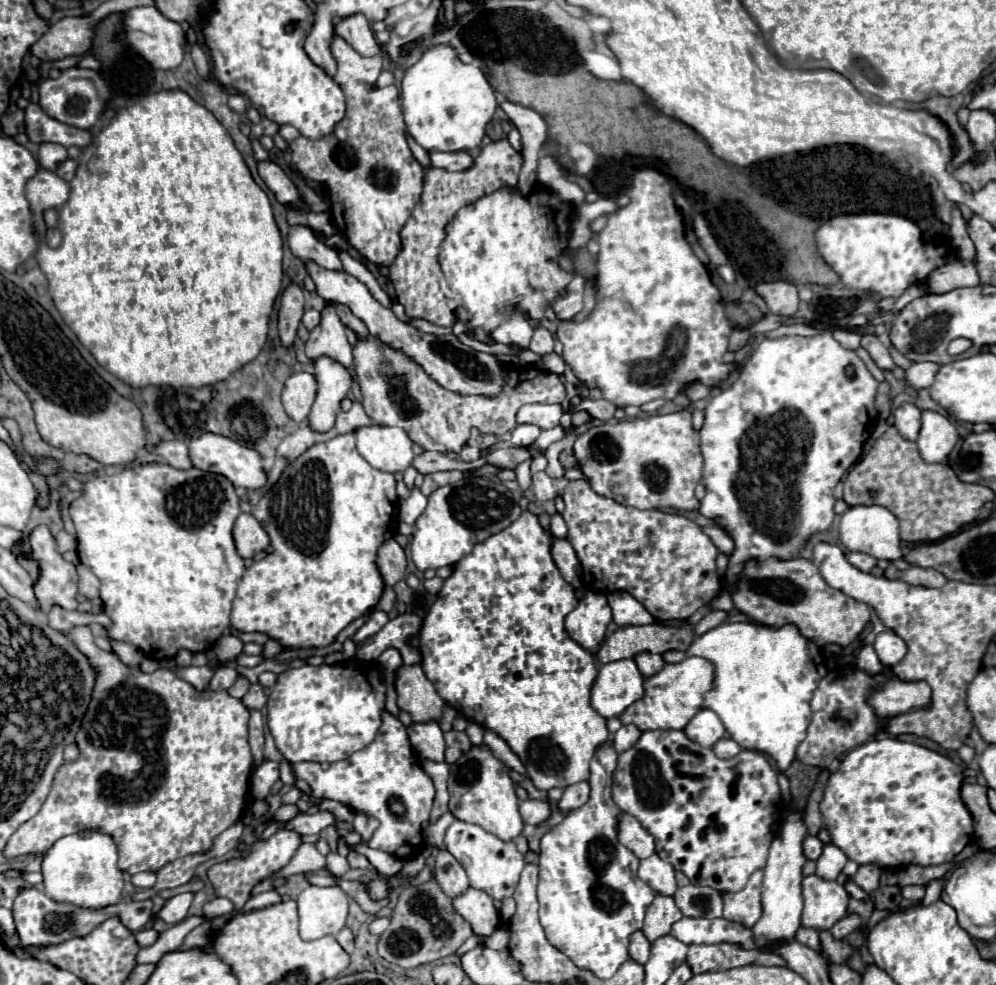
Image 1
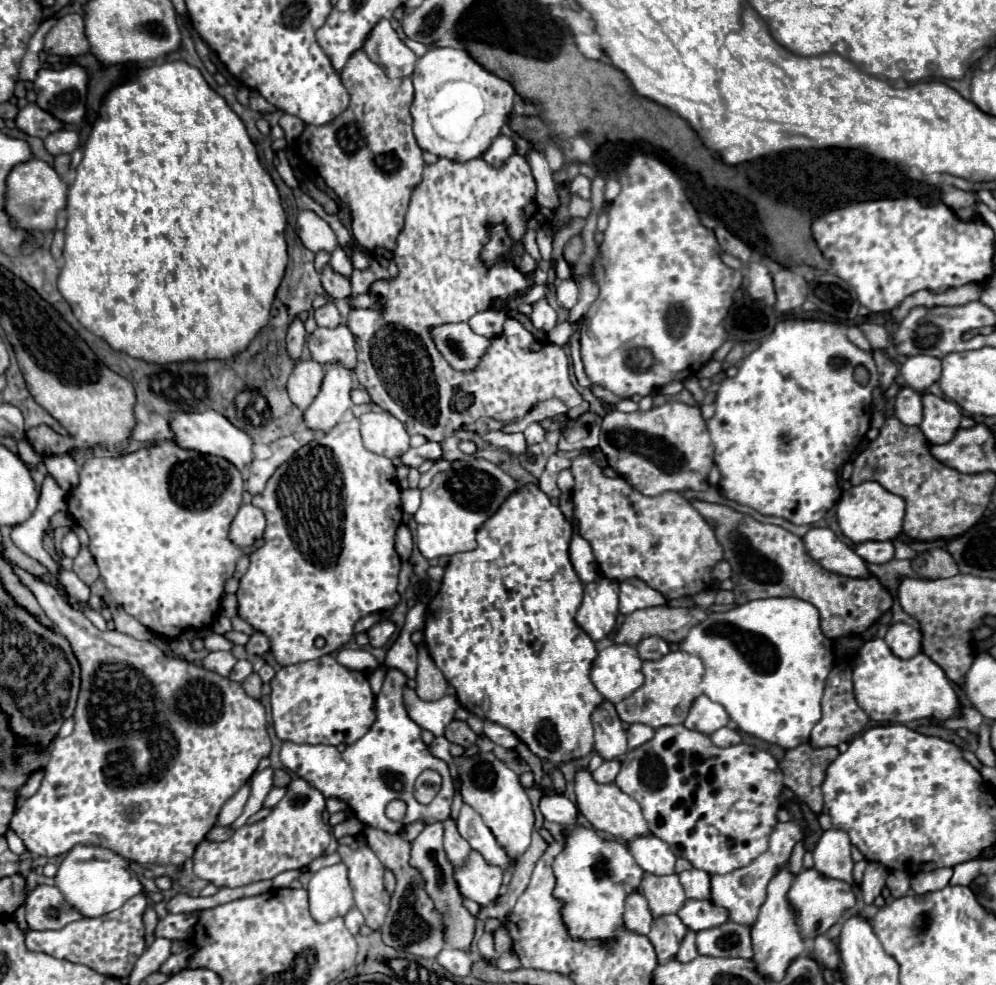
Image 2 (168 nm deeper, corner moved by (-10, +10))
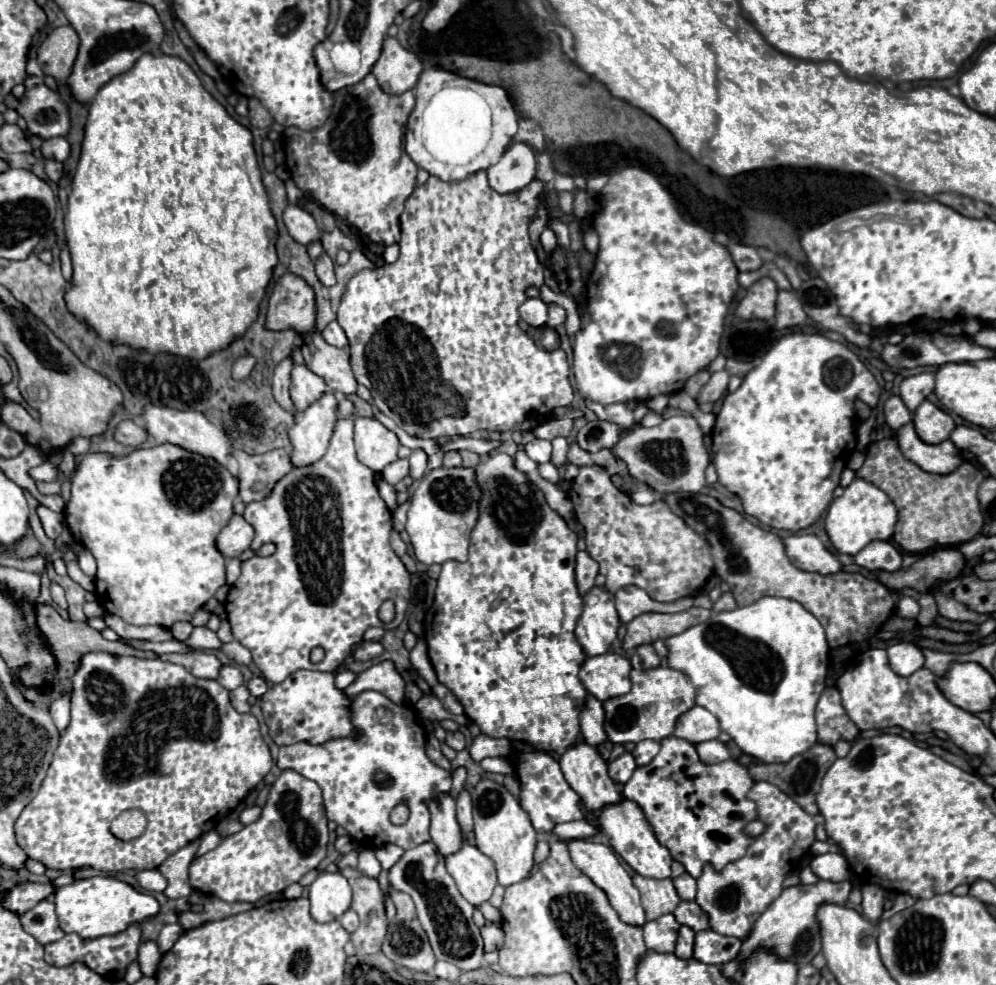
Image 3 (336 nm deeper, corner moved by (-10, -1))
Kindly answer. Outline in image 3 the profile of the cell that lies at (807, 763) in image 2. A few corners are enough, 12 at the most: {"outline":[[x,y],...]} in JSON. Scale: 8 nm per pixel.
{"outline":[[816,742],[784,764],[738,758],[756,782],[768,780],[818,814],[816,792],[834,750]]}

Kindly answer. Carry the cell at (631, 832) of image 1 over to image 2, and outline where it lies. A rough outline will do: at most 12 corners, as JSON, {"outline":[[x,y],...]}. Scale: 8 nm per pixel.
{"outline":[[590,771],[576,775],[580,813],[600,831],[652,835],[640,805]]}

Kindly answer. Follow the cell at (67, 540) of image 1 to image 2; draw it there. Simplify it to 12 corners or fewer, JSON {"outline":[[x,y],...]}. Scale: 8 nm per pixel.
{"outline":[[80,547],[74,573],[86,585],[98,579],[98,567],[88,547]]}

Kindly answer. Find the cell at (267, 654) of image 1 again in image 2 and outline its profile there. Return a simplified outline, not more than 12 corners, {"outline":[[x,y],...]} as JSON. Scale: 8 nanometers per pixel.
{"outline":[[254,633],[246,651],[266,655],[270,651],[270,639],[262,633]]}

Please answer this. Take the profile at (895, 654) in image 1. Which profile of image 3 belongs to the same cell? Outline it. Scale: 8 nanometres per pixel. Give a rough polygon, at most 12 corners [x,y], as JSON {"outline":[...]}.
{"outline":[[916,644],[888,648],[888,662],[898,676],[910,676],[924,666]]}

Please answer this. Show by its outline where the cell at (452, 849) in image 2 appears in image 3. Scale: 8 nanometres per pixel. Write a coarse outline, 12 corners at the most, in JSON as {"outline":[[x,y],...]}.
{"outline":[[450,792],[426,800],[430,840],[448,856],[460,850],[462,830]]}

